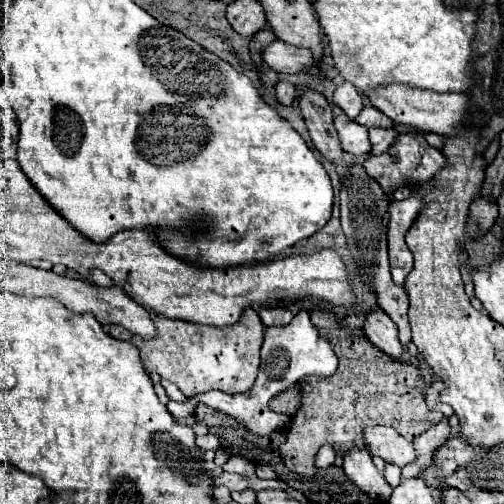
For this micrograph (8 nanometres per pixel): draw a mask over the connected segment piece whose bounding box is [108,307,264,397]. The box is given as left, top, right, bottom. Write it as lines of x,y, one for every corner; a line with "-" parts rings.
246,307
238,323
228,327
196,325
160,315
160,335
156,335
154,339
142,339
118,325
110,325
108,333
114,339
134,343
140,349
144,369
148,373
158,373
162,379
172,381
186,397
194,397
212,389
234,395
248,391
256,381
264,325
258,313
252,307

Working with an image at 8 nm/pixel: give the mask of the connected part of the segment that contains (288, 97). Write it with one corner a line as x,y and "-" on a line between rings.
278,81
276,97
278,97
278,103
292,105
292,101
294,101
294,85
288,83
288,81

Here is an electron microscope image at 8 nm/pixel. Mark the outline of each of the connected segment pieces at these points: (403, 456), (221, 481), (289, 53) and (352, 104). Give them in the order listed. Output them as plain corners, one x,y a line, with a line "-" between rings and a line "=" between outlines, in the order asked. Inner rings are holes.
312,309
310,319
322,331
322,335
326,335
334,343
338,369
330,377
304,377
298,381
302,403
292,419
292,433
280,447
280,455
286,467
300,477
312,477
316,473
316,453
326,441
332,447
340,445
342,455
352,448
368,449
370,455
376,455
386,463
394,463
398,467
412,463
416,459
416,451
410,441
440,423
444,417
440,411
428,409
424,399
426,381
420,369
382,353
364,335
350,335
346,329
342,329
332,311
-
362,425
366,427
364,441
=
222,473
220,477
214,479
216,485
226,485
230,491
248,491
250,483
248,477
244,475
236,475
236,473
=
278,39
262,49
262,61
276,73
304,73
316,67
310,51
=
344,81
334,91
334,103
340,107
342,113
346,113
350,119
354,119
364,109
364,97
358,93
358,89

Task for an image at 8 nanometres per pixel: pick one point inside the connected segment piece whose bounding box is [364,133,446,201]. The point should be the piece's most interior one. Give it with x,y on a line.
410,161

